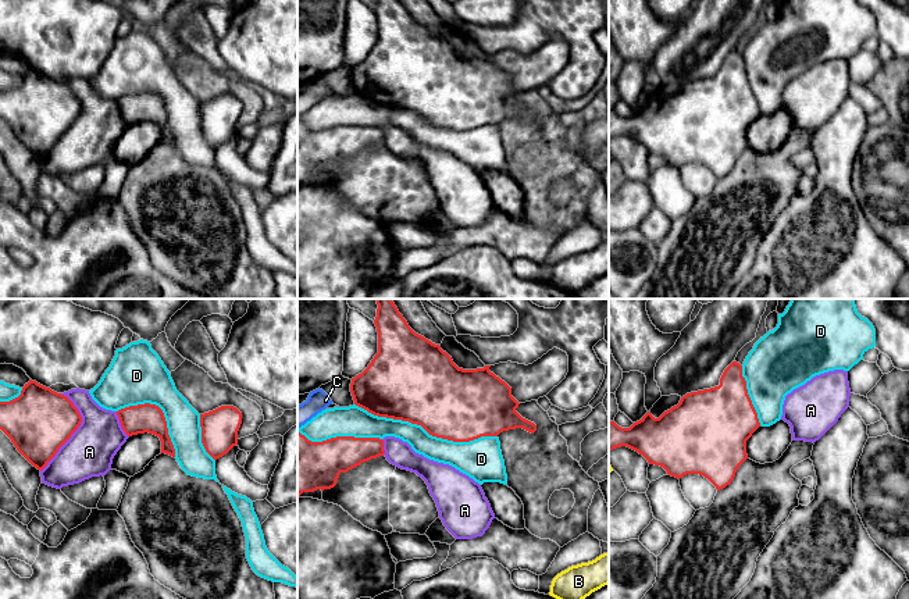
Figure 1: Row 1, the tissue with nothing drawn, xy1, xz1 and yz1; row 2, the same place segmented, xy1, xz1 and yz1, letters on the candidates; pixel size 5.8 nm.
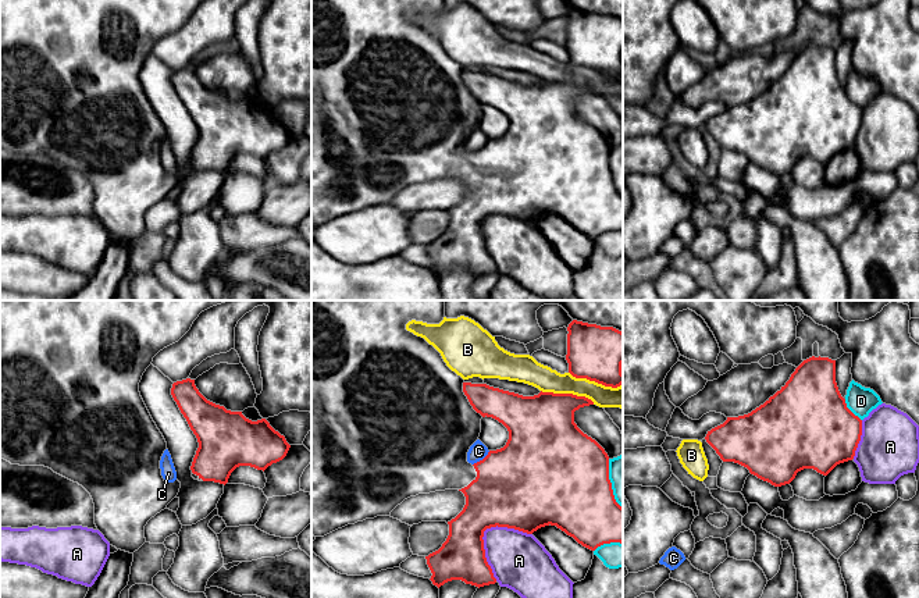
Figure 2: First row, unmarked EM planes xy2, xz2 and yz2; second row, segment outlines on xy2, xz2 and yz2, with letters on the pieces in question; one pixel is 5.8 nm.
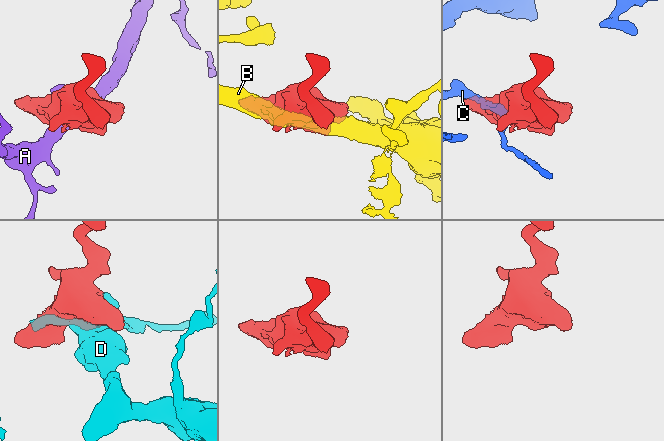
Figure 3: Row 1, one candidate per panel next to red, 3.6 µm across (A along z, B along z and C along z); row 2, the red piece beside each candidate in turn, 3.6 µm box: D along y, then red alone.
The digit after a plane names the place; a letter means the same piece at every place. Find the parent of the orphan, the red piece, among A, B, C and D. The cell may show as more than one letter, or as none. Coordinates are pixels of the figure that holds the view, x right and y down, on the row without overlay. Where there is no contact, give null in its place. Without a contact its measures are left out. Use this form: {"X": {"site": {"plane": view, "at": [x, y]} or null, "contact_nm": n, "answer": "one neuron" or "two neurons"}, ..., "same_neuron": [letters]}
{"A": {"site": {"plane": "xz2", "at": [483, 221]}, "contact_nm": 360, "answer": "two neurons"}, "B": {"site": {"plane": "xz2", "at": [567, 82]}, "contact_nm": 320, "answer": "two neurons"}, "C": {"site": {"plane": "xz2", "at": [483, 148]}, "contact_nm": 130, "answer": "two neurons"}, "D": {"site": {"plane": "xz1", "at": [426, 118]}, "contact_nm": 850, "answer": "two neurons"}, "same_neuron": []}

